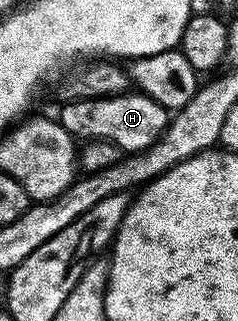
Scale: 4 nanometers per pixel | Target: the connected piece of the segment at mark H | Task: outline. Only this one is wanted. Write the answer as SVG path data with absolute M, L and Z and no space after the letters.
M127 92L111 98L67 102L61 109L61 124L75 140L91 142L104 140L116 144L126 154L135 154L138 150L148 148L148 144L152 144L162 135L171 119L171 115L163 106L156 104L156 100L141 92Z

